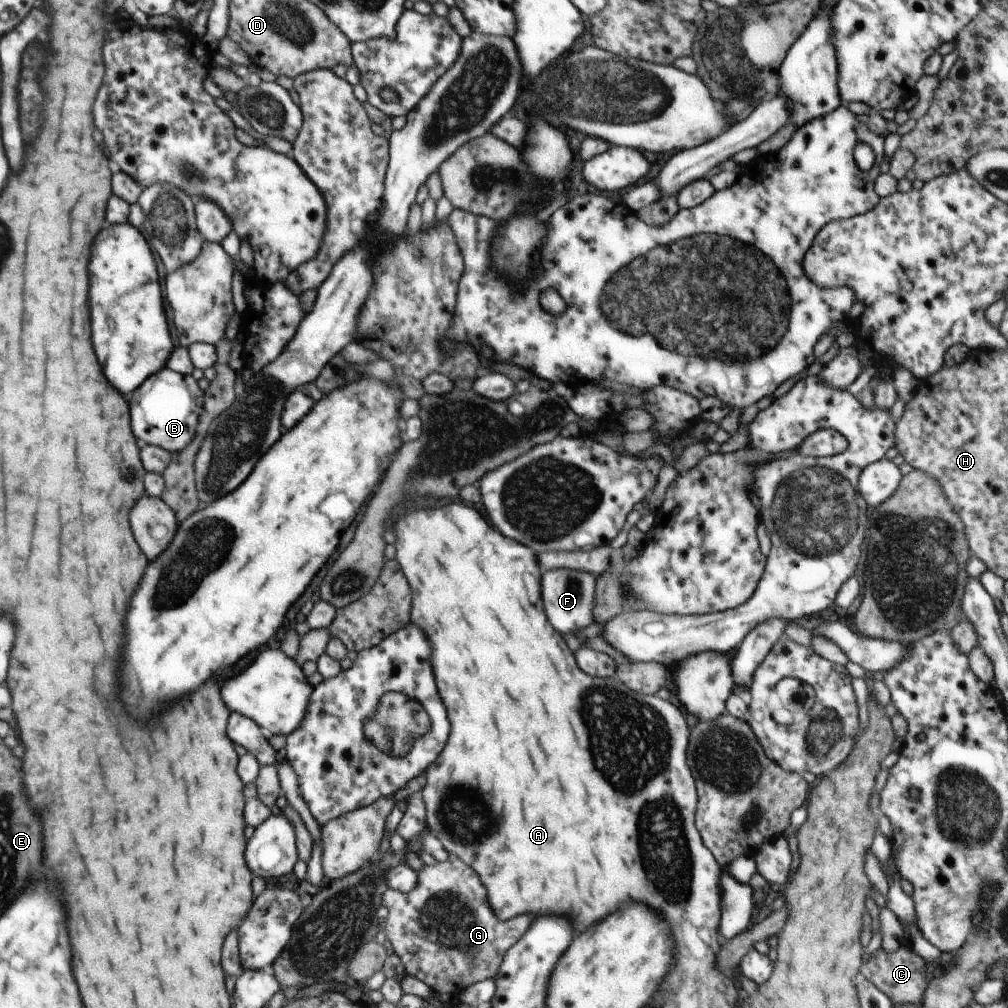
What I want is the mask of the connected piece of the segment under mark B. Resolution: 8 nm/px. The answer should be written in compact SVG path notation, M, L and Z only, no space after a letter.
M167 366L154 376L150 376L140 388L138 394L130 396L130 414L134 414L134 434L138 440L148 445L156 445L170 452L170 454L184 451L198 436L200 416L204 412L205 391L198 387L198 381L192 375L178 374Z

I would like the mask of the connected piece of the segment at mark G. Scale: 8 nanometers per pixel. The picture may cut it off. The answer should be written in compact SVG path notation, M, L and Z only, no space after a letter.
M452 854L444 862L425 865L417 872L417 885L407 893L390 888L383 892L382 912L386 936L394 954L404 964L405 974L425 982L435 993L451 995L460 993L468 985L495 978L509 948L524 936L534 920L534 916L518 916L510 922L500 922L488 906L487 890L478 874Z

